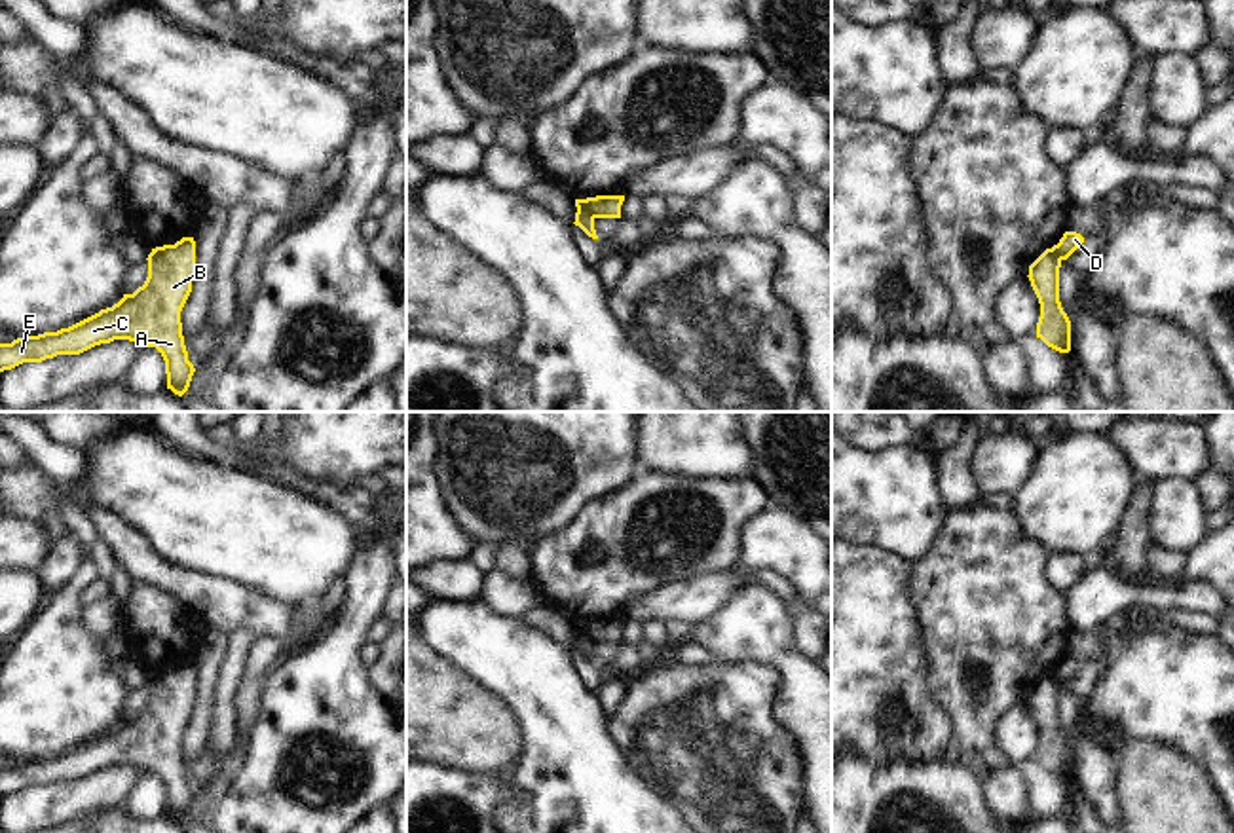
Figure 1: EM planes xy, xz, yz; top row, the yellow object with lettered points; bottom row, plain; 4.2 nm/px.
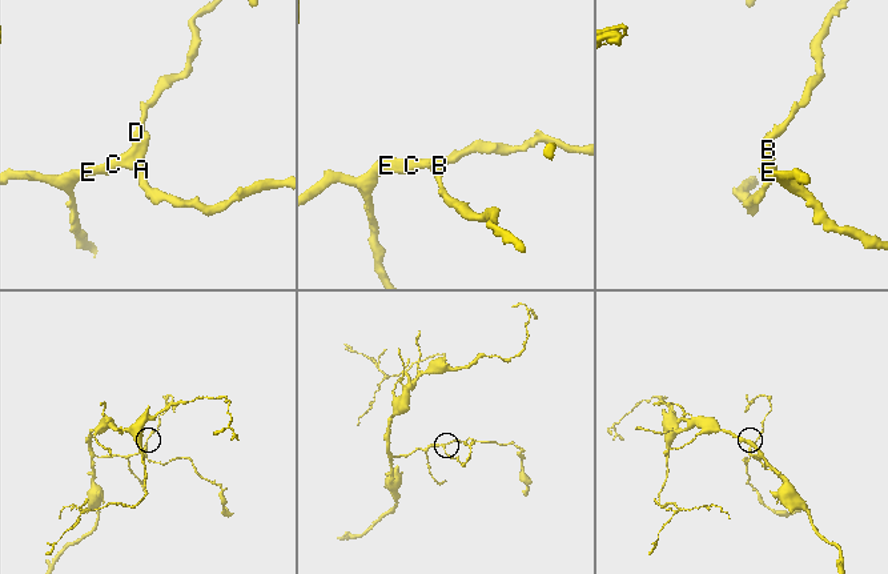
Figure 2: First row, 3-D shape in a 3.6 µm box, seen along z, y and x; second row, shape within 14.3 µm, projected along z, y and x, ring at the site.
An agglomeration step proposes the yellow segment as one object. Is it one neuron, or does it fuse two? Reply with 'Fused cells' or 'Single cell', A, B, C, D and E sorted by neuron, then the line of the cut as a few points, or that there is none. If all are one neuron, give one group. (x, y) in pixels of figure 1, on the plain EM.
Fused cells. Groups: A B C E / D. Split along xz (578, 632), (595, 642)

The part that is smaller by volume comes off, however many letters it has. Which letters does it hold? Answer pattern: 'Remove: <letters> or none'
Remove: D

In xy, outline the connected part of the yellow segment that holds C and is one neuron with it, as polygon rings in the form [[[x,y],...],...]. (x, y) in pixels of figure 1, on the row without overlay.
[[[182,662],[148,679],[148,702],[142,712],[112,732],[57,757],[23,761],[0,768],[0,797],[23,787],[42,787],[57,780],[80,780],[95,770],[129,765],[156,772],[165,786],[167,814],[182,822],[196,797],[188,786],[180,736],[196,700],[196,666]]]

